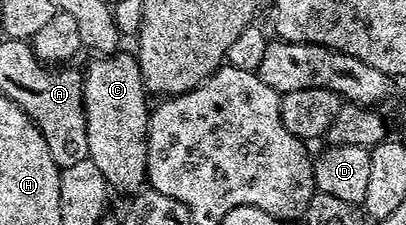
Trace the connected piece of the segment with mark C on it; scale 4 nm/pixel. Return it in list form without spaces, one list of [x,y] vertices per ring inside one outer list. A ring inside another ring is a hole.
[[[132,52],[101,54],[92,60],[82,70],[88,159],[94,168],[98,168],[98,172],[102,172],[113,191],[139,191],[145,185],[148,173],[146,152],[150,113],[150,95],[144,89],[140,64]]]

